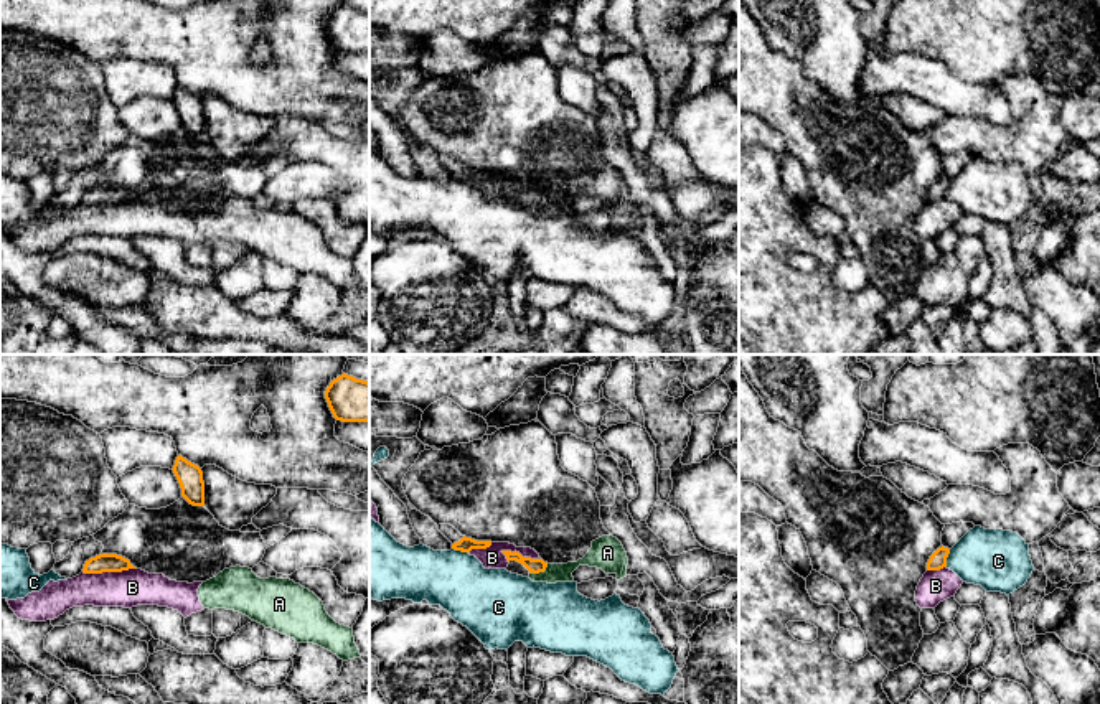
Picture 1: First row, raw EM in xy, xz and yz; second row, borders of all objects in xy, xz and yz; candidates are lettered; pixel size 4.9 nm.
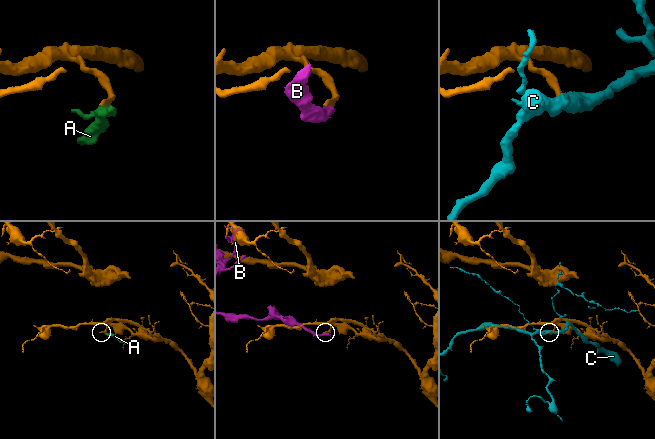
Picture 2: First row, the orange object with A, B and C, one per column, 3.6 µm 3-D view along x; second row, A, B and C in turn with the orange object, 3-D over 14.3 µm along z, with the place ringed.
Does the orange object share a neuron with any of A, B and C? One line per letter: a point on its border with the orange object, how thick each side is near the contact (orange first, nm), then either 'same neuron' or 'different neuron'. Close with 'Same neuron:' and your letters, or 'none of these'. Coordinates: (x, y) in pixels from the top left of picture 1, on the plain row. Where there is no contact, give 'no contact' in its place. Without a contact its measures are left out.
A: contact xz (540, 201); calibres 70 and 100 nm; different neuron
B: contact xy (109, 201); calibres 100 and 180 nm; different neuron
C: contact yz (947, 187); calibres 90 and 300 nm; different neuron
Same neuron: none of these

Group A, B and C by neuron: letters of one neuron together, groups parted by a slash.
A B / C

